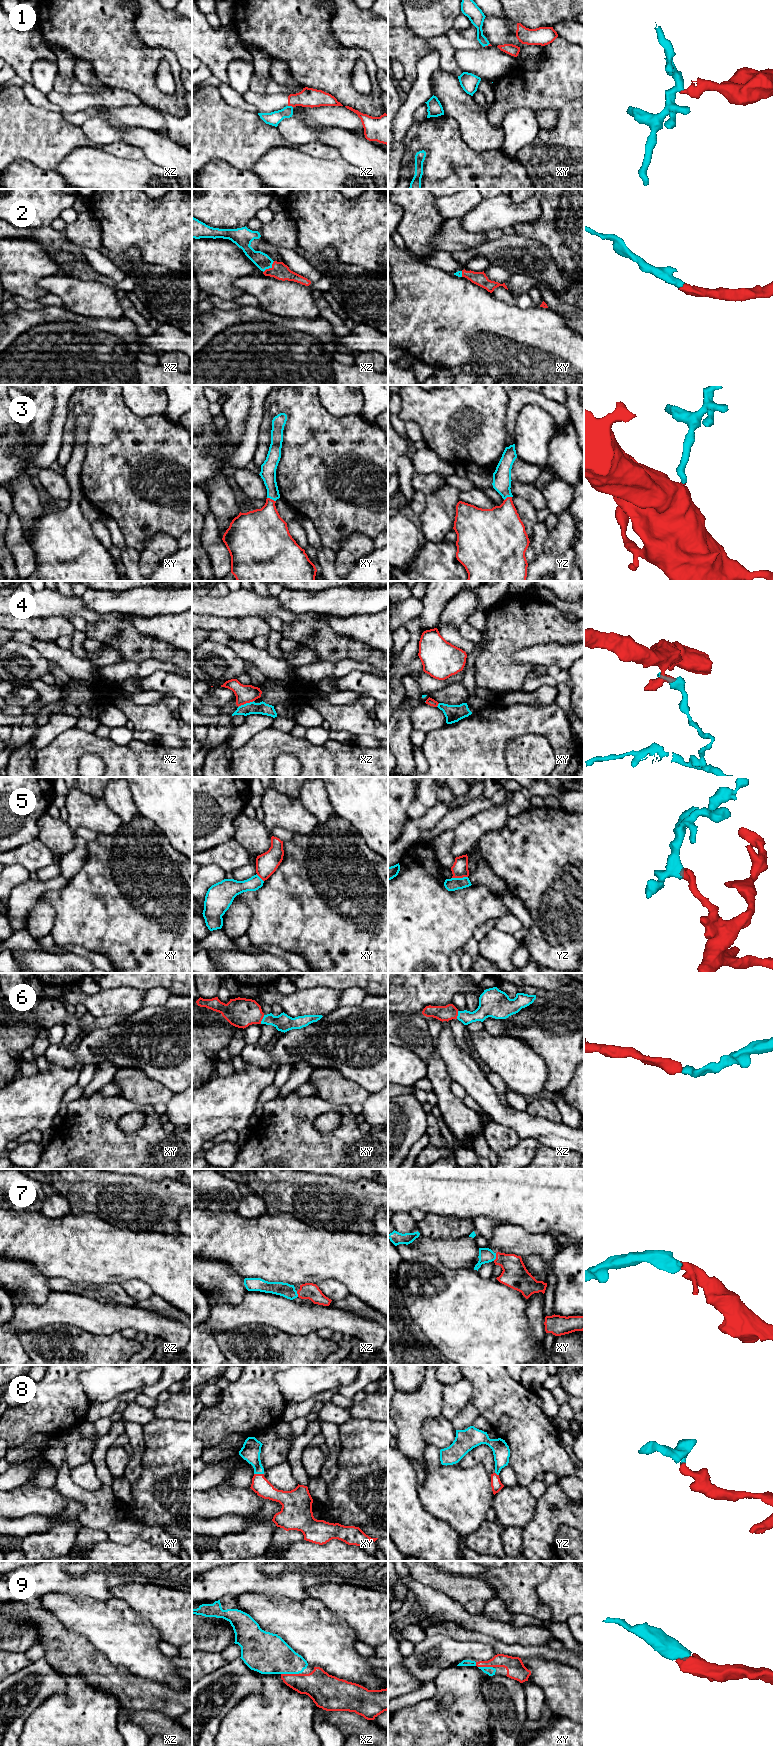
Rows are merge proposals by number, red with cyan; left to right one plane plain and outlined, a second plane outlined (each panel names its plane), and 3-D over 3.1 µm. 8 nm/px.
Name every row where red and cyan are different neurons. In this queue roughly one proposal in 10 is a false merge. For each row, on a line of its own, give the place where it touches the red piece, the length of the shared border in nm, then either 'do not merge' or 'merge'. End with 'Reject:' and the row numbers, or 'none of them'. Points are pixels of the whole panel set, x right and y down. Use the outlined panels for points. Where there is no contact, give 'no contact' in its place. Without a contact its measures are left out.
1: contact xz (290, 105); length 40 nm; do not merge
2: contact xz (269, 268); length 130 nm; merge
3: contact xy (271, 499); length 80 nm; merge
4: contact xz (245, 703); length 140 nm; do not merge
5: contact yz (459, 877); length 130 nm; do not merge
6: contact xy (262, 1018); length 80 nm; merge
7: contact xy (496, 1257); length 70 nm; merge
8: contact xy (259, 1474); length 80 nm; merge
9: contact xz (290, 1674); length 140 nm; merge
Reject: 1, 4, 5

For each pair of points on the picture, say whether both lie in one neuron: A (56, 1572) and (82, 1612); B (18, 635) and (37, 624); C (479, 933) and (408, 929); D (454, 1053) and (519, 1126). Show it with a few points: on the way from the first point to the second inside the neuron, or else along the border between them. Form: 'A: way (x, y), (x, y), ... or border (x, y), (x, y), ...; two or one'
A: border (49, 1593), (91, 1597), (95, 1600); two
B: border (10, 631), (26, 630), (38, 639); two
C: border (493, 920), (489, 919), (481, 923), (462, 947); two
D: way (466, 1072), (500, 1109); one

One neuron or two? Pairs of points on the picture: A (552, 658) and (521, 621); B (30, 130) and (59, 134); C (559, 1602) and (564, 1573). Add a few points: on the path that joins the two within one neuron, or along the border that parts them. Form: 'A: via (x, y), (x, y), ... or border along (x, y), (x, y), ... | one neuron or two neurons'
A: border along (565, 645), (534, 644), (518, 651) | two neurons
B: via (37, 134), (52, 134) | one neuron
C: via (564, 1595), (564, 1580) | one neuron

